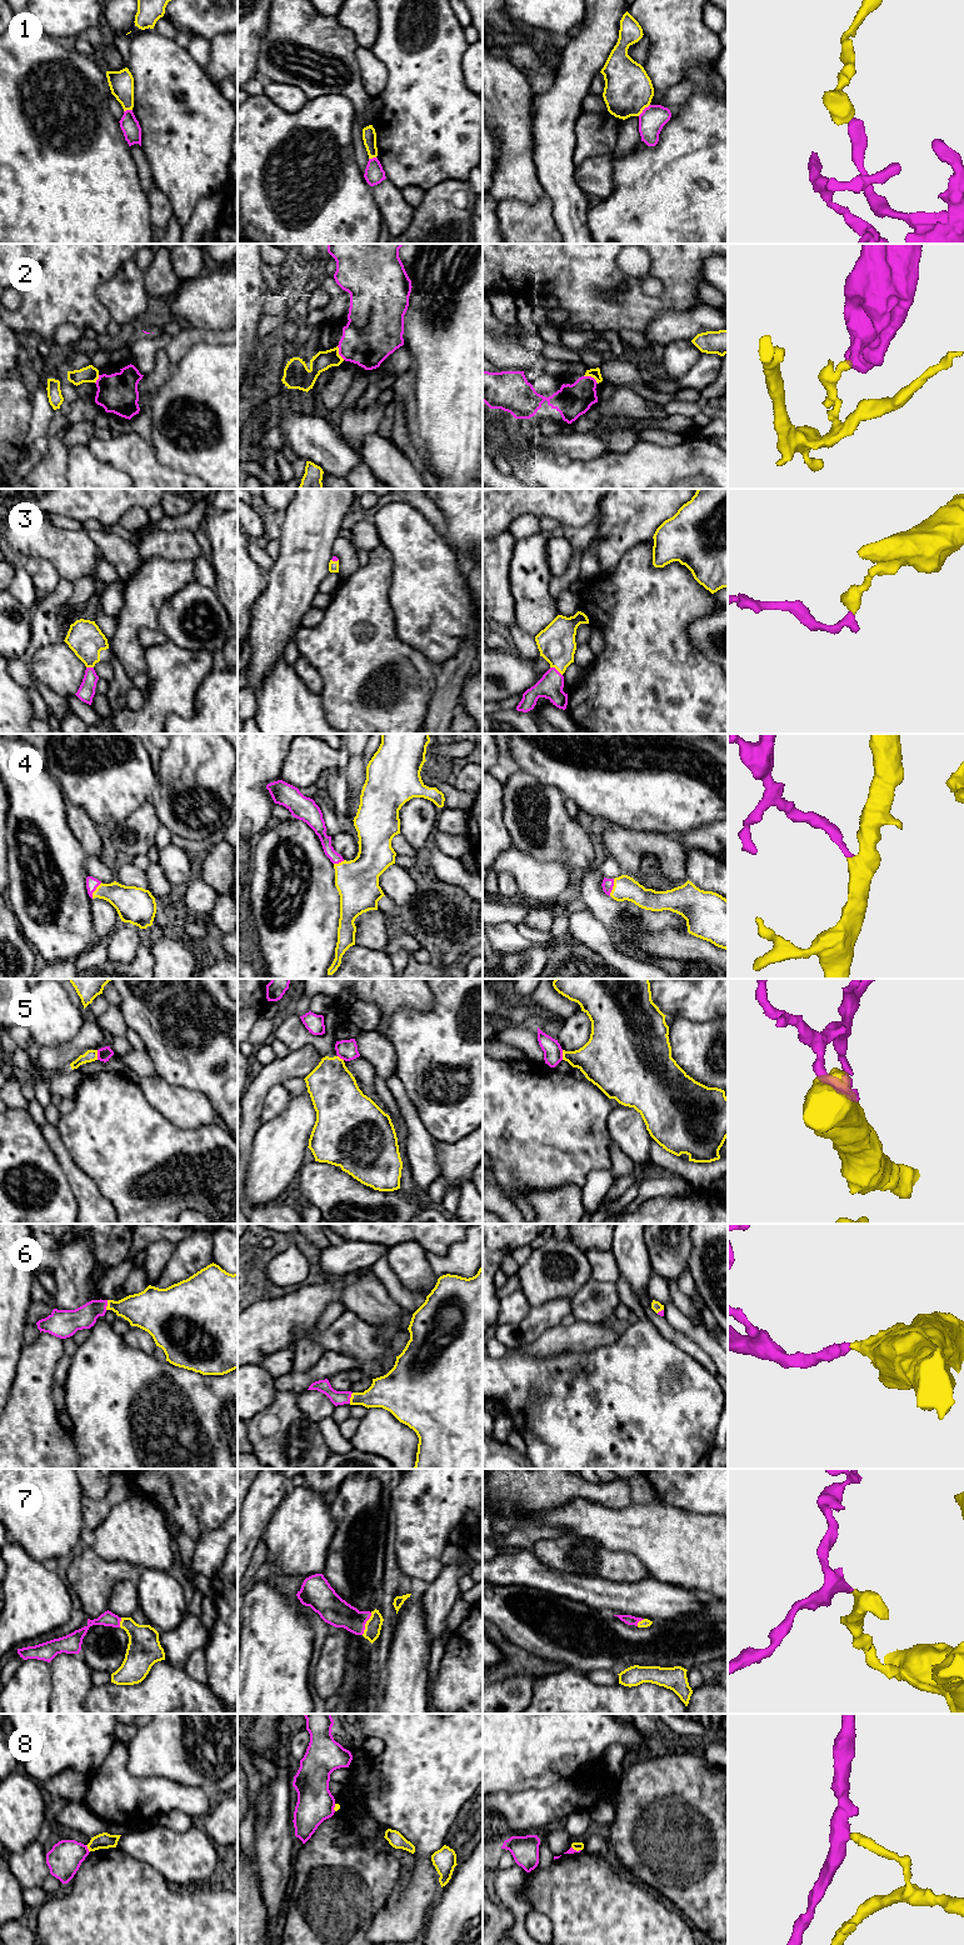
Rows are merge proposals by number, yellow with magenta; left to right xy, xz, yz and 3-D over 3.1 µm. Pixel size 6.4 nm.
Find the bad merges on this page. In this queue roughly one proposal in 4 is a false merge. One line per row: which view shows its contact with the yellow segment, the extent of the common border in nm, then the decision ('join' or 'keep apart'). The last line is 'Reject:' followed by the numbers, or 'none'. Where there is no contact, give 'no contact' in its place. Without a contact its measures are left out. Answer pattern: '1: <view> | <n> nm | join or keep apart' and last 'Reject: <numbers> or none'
1: yz | 110 nm | keep apart
2: yz | 110 nm | keep apart
3: yz | 100 nm | join
4: yz | 120 nm | join
5: xy | 60 nm | keep apart
6: xz | 80 nm | join
7: xz | 160 nm | join
8: xy | 50 nm | keep apart
Reject: 1, 2, 5, 8

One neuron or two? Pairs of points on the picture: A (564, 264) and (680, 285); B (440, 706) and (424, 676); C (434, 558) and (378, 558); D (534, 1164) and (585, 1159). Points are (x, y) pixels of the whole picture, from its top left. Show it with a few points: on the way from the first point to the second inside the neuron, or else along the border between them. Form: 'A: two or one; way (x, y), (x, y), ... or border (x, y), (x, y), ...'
A: one; way (592, 294), (604, 306), (650, 305)
B: two; border (436, 668), (435, 686), (425, 719)
C: two; border (381, 543), (390, 554), (391, 560), (390, 588)
D: one; way (547, 1159), (573, 1159)

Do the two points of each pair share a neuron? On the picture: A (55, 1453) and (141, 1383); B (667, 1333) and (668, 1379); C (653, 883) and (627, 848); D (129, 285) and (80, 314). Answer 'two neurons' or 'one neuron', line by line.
A: two neurons
B: two neurons
C: two neurons
D: two neurons

